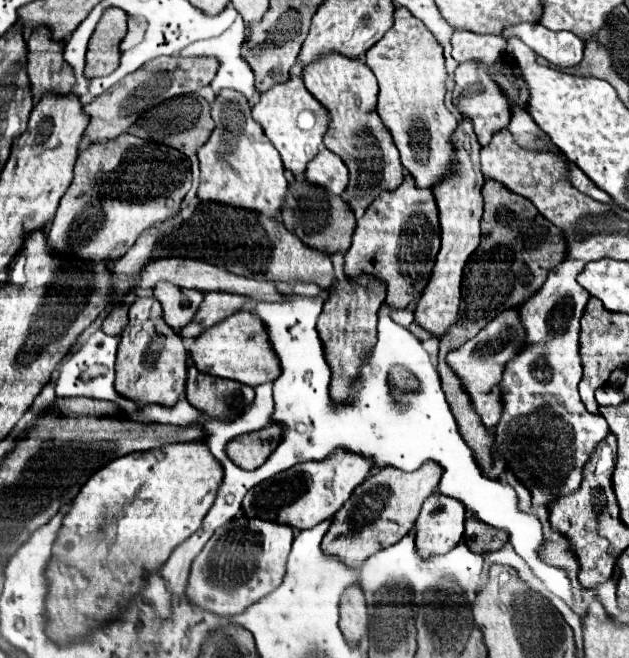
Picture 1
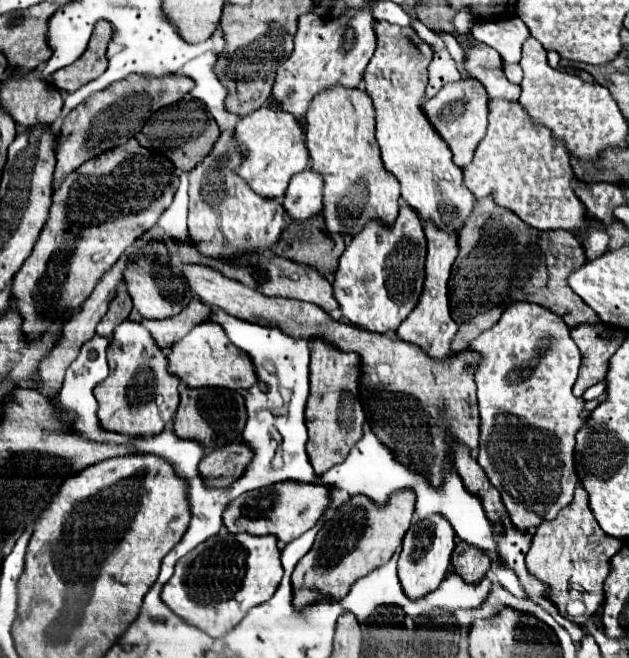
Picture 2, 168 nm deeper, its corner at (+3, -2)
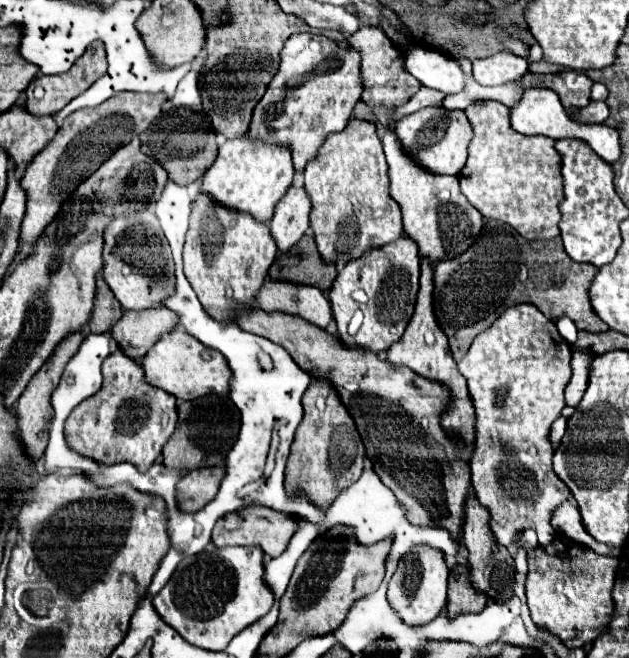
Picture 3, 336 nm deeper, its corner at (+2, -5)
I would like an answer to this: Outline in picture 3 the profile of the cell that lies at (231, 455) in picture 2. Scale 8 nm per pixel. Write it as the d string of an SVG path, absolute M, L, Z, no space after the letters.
M223 467L189 471L185 477L181 477L181 481L175 487L177 507L183 513L199 511L215 497L221 479L223 479Z

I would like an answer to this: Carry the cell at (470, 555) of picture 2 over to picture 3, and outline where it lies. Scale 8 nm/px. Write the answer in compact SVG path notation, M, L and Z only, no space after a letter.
M455 565L449 573L449 603L447 603L447 615L455 619L461 613L481 613L483 605L487 605L487 597L481 593L475 593L471 589L471 583L467 581L467 567Z

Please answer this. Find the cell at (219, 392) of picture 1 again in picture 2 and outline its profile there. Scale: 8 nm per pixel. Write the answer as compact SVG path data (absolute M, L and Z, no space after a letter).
M184 382L180 384L180 406L174 416L174 432L182 438L200 440L208 452L226 442L240 440L246 418L248 414L242 394L226 388L190 388Z

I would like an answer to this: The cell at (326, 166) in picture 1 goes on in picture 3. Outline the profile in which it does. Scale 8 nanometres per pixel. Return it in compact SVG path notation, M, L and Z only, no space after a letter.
M291 187L275 205L269 231L277 243L279 253L287 253L309 229L309 211L311 201L303 187Z

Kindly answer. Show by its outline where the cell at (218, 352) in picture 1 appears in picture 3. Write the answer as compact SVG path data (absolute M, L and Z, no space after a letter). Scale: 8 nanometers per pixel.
M173 329L159 337L159 341L145 353L145 357L139 363L145 373L145 381L153 387L159 387L177 399L191 401L209 393L215 395L227 395L227 385L231 371L227 369L227 361L223 361L223 355L219 351L211 351L205 345L199 345L195 337L187 337L181 329Z

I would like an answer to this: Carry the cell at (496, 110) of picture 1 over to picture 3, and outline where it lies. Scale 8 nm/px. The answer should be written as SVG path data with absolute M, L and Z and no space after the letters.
M425 107L417 113L411 113L399 119L393 127L403 151L425 171L433 175L459 175L467 161L467 147L473 137L471 123L467 121L463 111L447 113L443 107Z

